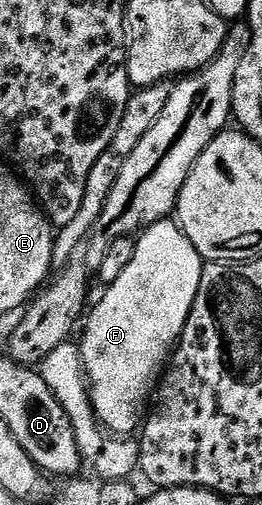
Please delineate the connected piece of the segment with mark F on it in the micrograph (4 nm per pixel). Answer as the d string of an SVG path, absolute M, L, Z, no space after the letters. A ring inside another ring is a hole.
M170 218L158 220L137 237L136 254L132 254L132 262L128 262L124 274L120 274L120 278L116 278L116 282L105 289L106 293L95 306L94 313L93 308L89 313L90 321L89 316L85 321L86 333L80 339L82 367L88 381L90 401L94 404L94 415L107 433L126 438L139 431L168 361L182 339L192 302L198 293L203 267L202 255L196 246L192 246L177 223Z

